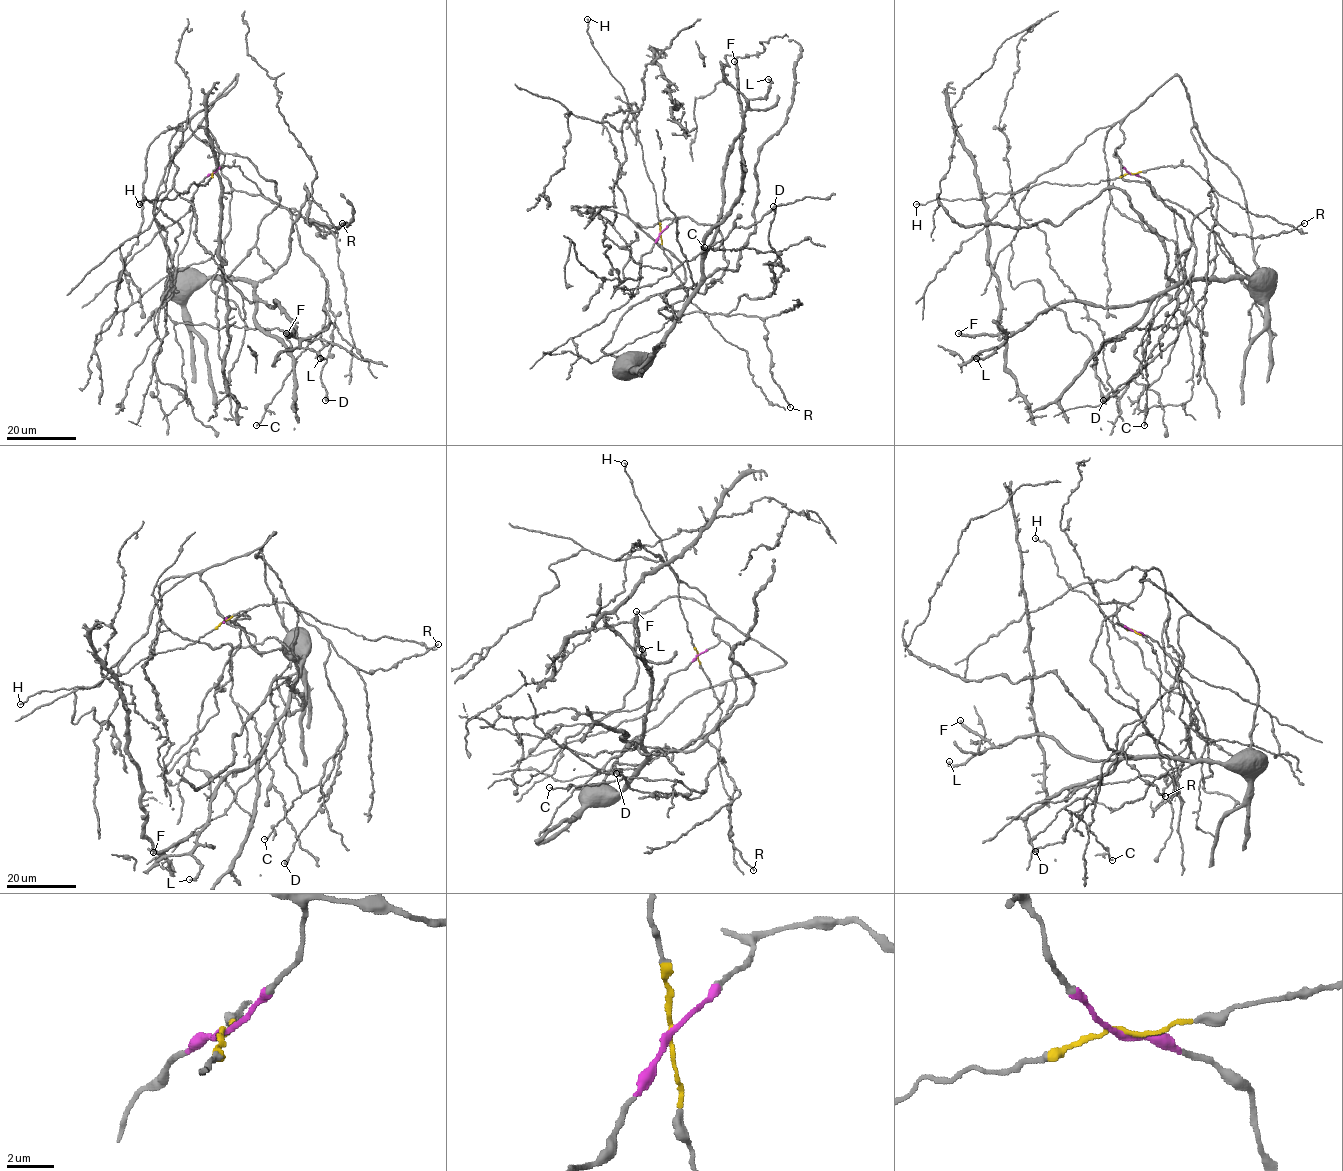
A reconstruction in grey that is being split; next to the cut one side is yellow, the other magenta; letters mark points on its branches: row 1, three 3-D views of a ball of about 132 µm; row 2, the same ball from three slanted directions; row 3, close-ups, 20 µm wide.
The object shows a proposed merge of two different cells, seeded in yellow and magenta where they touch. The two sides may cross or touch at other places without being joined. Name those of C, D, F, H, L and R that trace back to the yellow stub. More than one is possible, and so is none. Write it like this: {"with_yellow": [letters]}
{"with_yellow": ["H"]}

